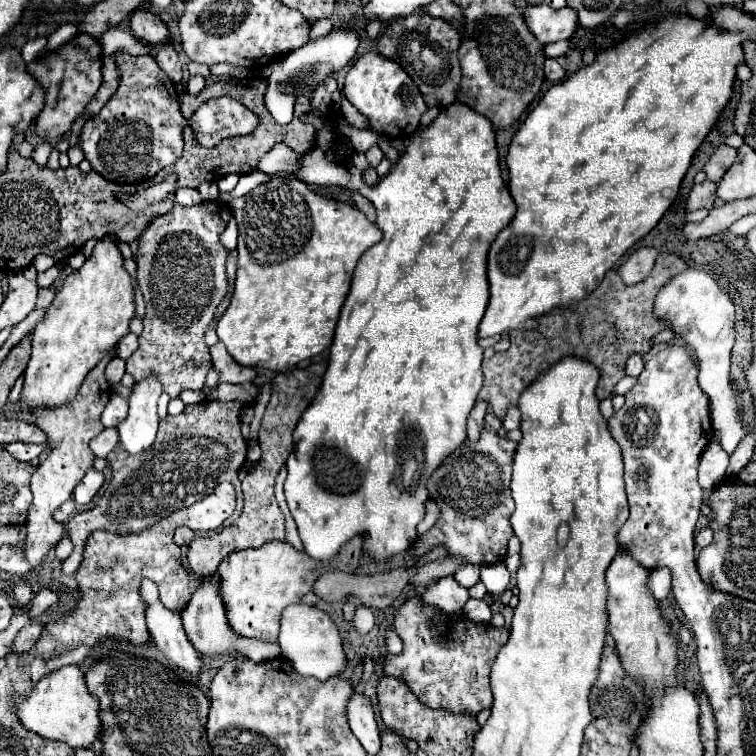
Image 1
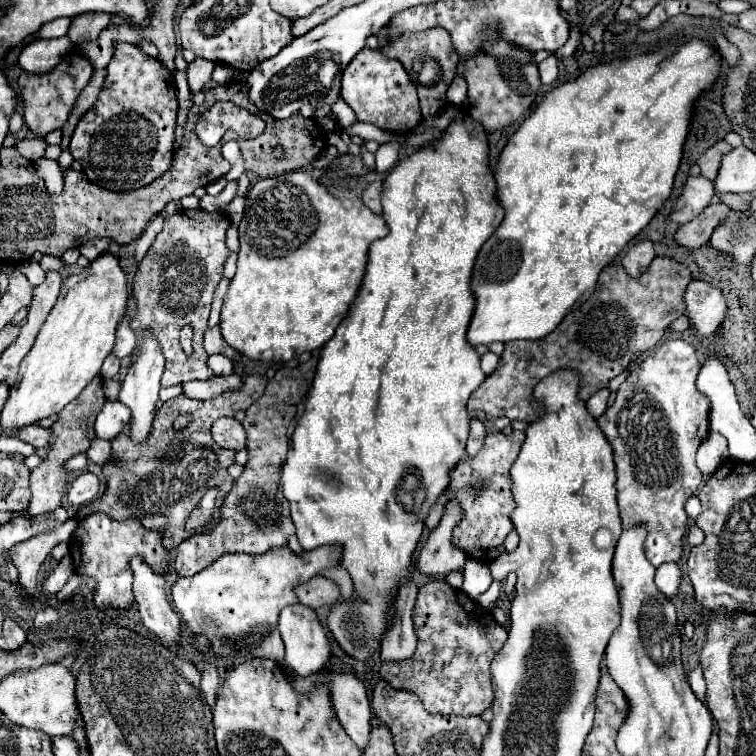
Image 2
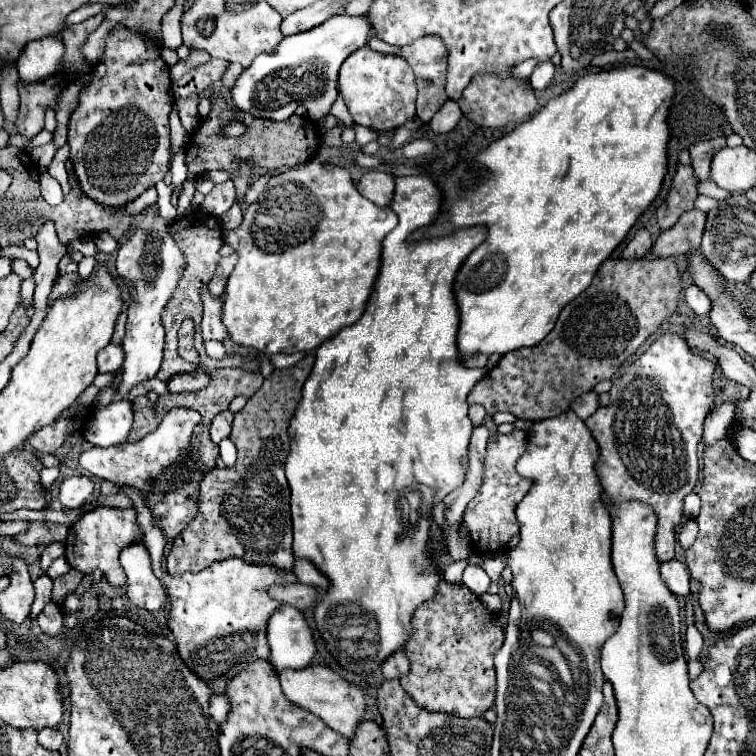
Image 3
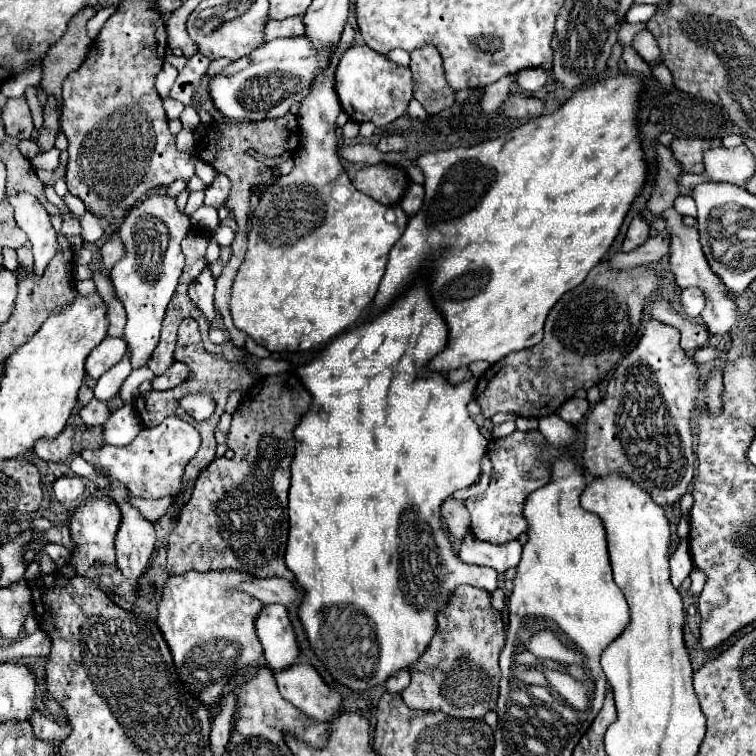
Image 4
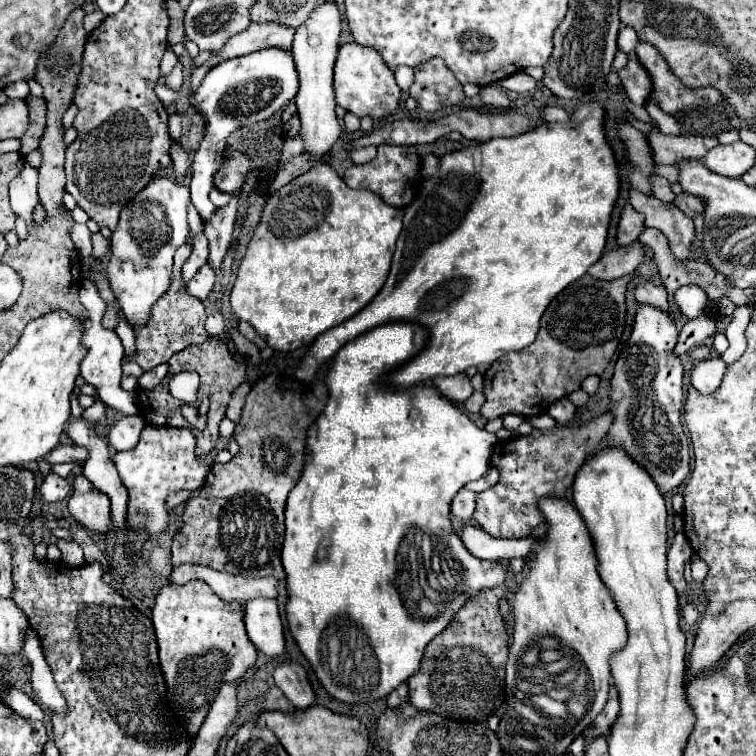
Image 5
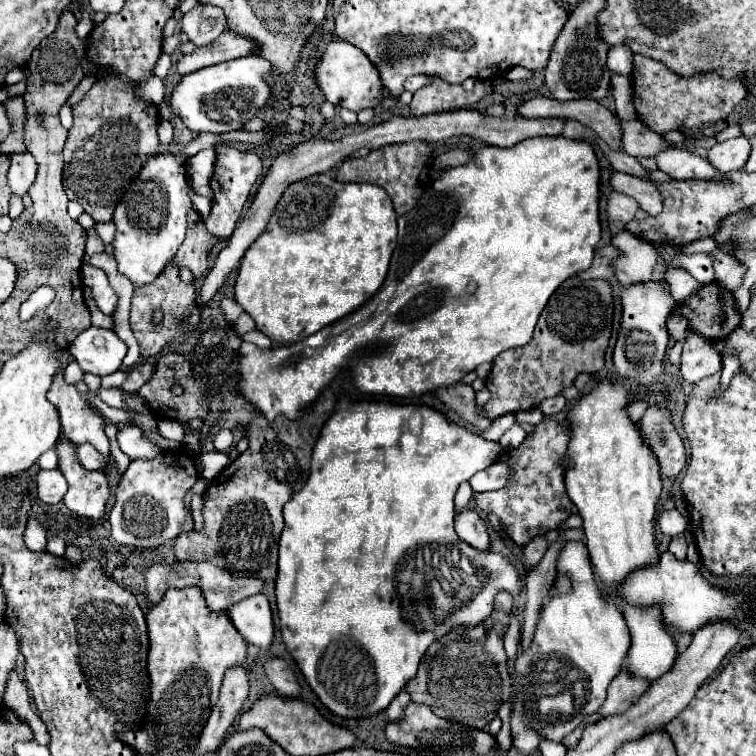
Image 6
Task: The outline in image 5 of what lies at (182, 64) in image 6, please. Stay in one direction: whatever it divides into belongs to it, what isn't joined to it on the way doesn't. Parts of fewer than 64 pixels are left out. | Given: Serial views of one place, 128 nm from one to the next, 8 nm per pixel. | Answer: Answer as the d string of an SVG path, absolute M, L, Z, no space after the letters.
M250 24L244 32L228 38L228 42L224 44L224 48L220 52L212 52L210 60L202 66L194 66L191 75L191 91L190 100L192 100L193 90L198 88L198 84L202 82L204 74L214 68L216 64L220 64L222 60L228 58L238 58L238 56L246 56L250 52L258 52L264 48L284 48L290 50L294 38L294 30L290 26L282 26L282 24Z

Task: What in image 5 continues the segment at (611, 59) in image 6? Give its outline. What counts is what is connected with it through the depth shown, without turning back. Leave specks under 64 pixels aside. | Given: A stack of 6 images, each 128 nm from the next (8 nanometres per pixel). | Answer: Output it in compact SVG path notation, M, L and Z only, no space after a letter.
M622 26L618 32L618 50L622 50L624 54L634 54L634 46L638 44L638 36L630 26Z

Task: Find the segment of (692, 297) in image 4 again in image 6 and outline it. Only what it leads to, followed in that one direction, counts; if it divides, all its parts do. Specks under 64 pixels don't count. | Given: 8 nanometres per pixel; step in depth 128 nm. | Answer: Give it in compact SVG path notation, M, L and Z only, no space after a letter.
M670 268L664 272L664 282L670 286L670 294L676 302L686 300L688 296L696 294L696 290L700 288L700 282L694 280L692 274L688 274L688 270L684 268Z

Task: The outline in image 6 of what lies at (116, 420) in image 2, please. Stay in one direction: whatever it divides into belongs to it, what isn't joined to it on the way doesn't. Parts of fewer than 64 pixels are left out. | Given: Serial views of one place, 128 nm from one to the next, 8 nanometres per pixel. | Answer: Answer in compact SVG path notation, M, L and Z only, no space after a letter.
M132 424L124 426L118 432L118 444L120 444L120 450L132 460L138 460L138 458L150 460L150 458L156 458L160 452L164 452L160 446L150 442L138 426L132 426Z

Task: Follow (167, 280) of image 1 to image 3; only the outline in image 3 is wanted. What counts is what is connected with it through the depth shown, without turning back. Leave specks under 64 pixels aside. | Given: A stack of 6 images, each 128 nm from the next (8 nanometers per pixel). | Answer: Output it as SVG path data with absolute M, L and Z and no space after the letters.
M190 212L188 216L178 218L178 222L172 224L172 236L174 236L174 240L178 242L180 250L186 254L188 264L186 264L184 276L182 276L182 280L180 280L180 284L178 284L178 288L176 288L172 300L166 304L166 308L164 308L164 312L162 312L162 324L164 324L164 328L166 328L166 346L164 346L164 360L162 360L162 366L160 366L160 370L158 370L158 378L160 378L162 382L166 382L170 376L174 376L174 374L178 374L178 372L190 372L190 370L198 368L198 366L194 366L194 364L190 364L190 362L184 362L184 360L178 356L178 350L176 350L176 332L178 332L178 328L180 328L180 324L182 324L184 318L192 318L192 320L196 322L196 348L198 348L200 360L202 360L200 366L204 366L204 368L238 366L238 368L246 368L246 372L258 372L258 370L260 370L260 360L258 360L258 358L252 358L252 360L246 358L246 360L244 360L244 356L238 354L238 360L236 360L236 356L226 356L226 358L222 358L222 360L214 360L214 358L210 358L210 356L204 352L204 342L202 342L202 334L200 334L200 318L202 318L200 290L202 290L202 286L204 286L206 282L212 280L214 270L216 270L216 266L218 266L218 262L220 262L218 250L220 250L220 246L222 246L224 242L222 242L222 228L220 228L218 220L216 220L214 216L204 214L204 212Z

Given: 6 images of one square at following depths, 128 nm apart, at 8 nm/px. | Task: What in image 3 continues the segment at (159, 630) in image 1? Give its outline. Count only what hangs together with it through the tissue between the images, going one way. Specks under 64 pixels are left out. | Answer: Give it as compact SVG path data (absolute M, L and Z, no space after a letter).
M132 542L130 546L122 548L120 564L126 572L130 602L150 612L166 606L166 590L152 572L148 548L144 542Z

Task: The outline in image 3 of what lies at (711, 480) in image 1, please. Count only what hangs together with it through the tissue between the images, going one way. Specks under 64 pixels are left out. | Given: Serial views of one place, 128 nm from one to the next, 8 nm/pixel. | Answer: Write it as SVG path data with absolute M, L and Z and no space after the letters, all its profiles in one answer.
M722 402L712 408L712 412L706 416L704 422L704 442L712 444L720 438L726 436L730 422L734 420L734 404L732 402Z

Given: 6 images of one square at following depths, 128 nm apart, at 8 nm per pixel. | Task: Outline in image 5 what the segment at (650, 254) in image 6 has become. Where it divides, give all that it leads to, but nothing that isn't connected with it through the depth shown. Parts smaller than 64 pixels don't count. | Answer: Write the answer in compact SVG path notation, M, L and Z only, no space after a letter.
M638 282L634 286L634 296L642 304L652 304L660 310L668 310L668 300L666 300L666 290L662 286L656 286L652 282Z

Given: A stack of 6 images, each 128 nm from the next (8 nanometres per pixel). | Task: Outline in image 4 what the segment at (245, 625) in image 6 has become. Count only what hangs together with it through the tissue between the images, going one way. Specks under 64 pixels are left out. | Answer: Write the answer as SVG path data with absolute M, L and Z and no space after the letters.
M280 604L262 606L256 622L256 634L264 648L264 658L272 670L284 670L298 658L298 642L288 620L288 612Z

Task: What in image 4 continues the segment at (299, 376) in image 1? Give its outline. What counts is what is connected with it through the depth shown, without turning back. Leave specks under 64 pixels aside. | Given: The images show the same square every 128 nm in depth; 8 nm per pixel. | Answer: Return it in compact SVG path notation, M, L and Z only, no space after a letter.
M284 372L276 376L258 378L258 384L246 392L238 406L232 428L228 432L228 448L234 448L234 458L216 458L204 472L200 472L188 504L180 510L178 524L170 534L168 544L168 574L186 574L190 570L238 570L256 578L280 576L294 580L294 574L284 564L284 550L288 540L288 488L290 488L290 462L294 460L294 428L300 418L310 410L312 396L296 376Z

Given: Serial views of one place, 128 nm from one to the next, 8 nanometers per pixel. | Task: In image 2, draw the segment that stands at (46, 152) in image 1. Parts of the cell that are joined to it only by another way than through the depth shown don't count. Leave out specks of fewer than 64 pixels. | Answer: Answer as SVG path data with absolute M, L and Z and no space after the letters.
M24 138L16 144L16 150L26 158L26 160L32 160L36 162L38 158L44 156L44 150L46 150L46 140L44 138Z

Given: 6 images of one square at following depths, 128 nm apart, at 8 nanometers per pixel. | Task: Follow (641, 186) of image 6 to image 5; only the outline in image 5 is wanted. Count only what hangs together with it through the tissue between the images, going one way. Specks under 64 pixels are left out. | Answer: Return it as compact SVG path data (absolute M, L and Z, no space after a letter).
M630 188L630 204L644 214L646 226L654 226L664 232L676 258L690 258L694 224L688 216L684 216L684 212L680 212L674 204L666 204L656 196L648 196L636 188Z

